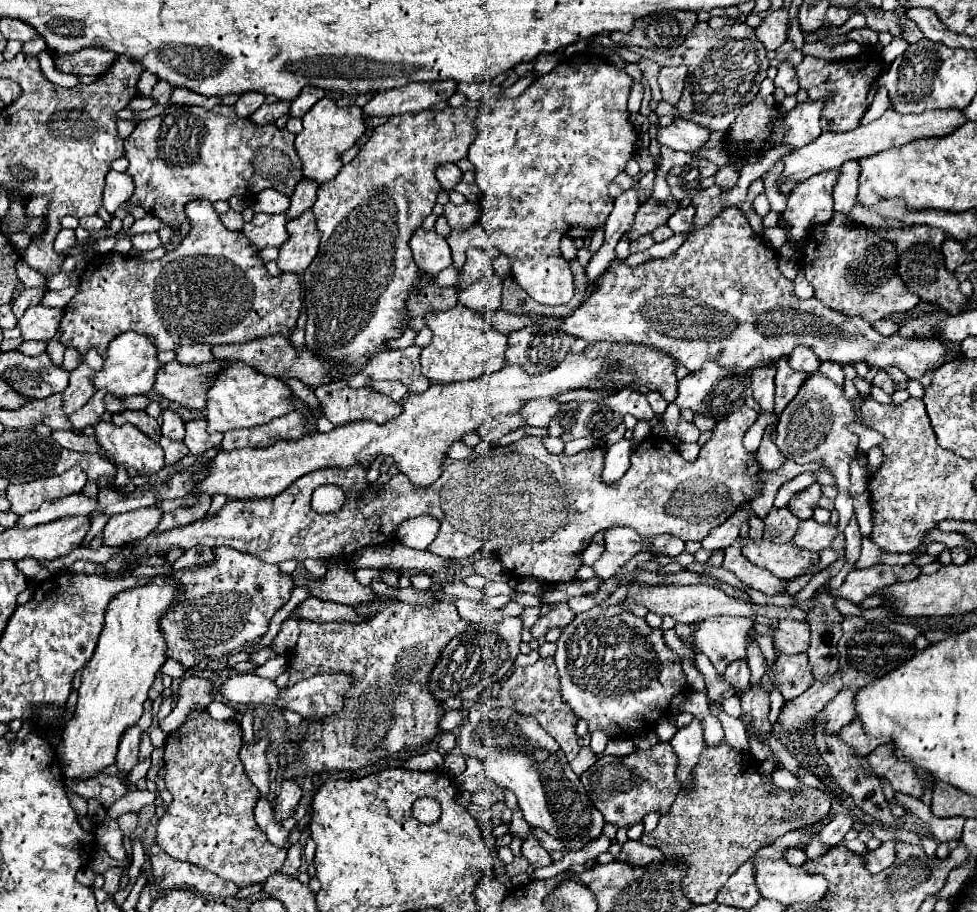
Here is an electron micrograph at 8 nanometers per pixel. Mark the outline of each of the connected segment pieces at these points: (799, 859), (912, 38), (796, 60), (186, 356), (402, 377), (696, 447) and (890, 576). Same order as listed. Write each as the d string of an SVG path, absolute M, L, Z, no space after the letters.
M809 839L809 841L807 841L807 843L805 843L805 845L803 845L803 847L801 847L801 849L797 849L797 848L791 848L789 850L786 850L784 853L783 853L783 856L782 858L784 860L786 860L790 865L793 865L793 866L801 866L805 861L806 861L806 855L805 855L805 852L804 852L804 849L805 847L807 847L807 845L809 844L809 842L812 840Z
M907 21L907 23L903 25L903 38L905 41L909 41L909 43L915 43L915 41L923 39L923 35L921 35L920 29L913 21Z
M789 38L776 50L776 59L781 61L791 61L793 65L797 66L804 58L801 50L795 49Z
M185 345L179 347L175 353L177 353L177 361L187 367L199 367L203 363L213 361L209 345Z
M411 345L407 349L381 351L381 355L369 359L369 363L353 379L349 379L349 385L353 389L361 389L371 381L391 379L407 385L411 393L423 393L429 389L429 379L421 375L419 353L421 347L417 345Z
M681 442L678 446L678 450L687 461L695 461L700 452L701 446L698 443L686 443Z
M871 565L867 569L851 569L845 577L843 585L831 589L827 585L829 595L849 599L853 603L861 603L865 597L871 597L875 591L881 591L897 581L911 581L919 577L919 567L915 565Z

